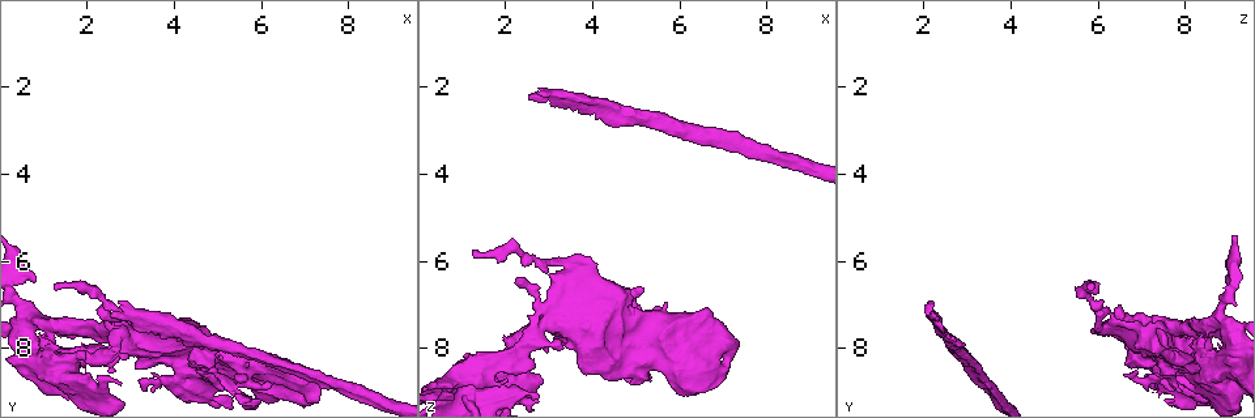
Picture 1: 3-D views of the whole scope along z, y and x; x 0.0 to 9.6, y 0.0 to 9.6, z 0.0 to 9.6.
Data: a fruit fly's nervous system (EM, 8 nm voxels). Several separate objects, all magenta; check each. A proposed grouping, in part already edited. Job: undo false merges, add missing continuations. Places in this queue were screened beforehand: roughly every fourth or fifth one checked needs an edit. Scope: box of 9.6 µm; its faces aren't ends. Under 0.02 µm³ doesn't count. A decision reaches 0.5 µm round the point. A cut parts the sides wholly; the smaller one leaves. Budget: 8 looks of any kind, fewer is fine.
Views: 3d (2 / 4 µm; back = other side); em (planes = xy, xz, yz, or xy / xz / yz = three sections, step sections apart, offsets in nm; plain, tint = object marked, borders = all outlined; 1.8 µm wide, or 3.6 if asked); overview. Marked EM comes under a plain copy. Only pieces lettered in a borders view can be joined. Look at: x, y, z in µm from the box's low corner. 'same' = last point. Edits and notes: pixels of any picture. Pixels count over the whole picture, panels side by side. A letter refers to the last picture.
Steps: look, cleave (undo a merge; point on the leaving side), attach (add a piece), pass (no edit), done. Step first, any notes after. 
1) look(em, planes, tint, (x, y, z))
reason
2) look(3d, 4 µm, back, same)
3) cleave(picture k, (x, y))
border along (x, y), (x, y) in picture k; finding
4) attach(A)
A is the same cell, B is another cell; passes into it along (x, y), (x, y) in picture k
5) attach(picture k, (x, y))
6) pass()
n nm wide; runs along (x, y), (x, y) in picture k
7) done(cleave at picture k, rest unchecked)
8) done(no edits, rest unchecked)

look(em, planes, borders, (4.05, 8.75, 7.65))
sudden change in width

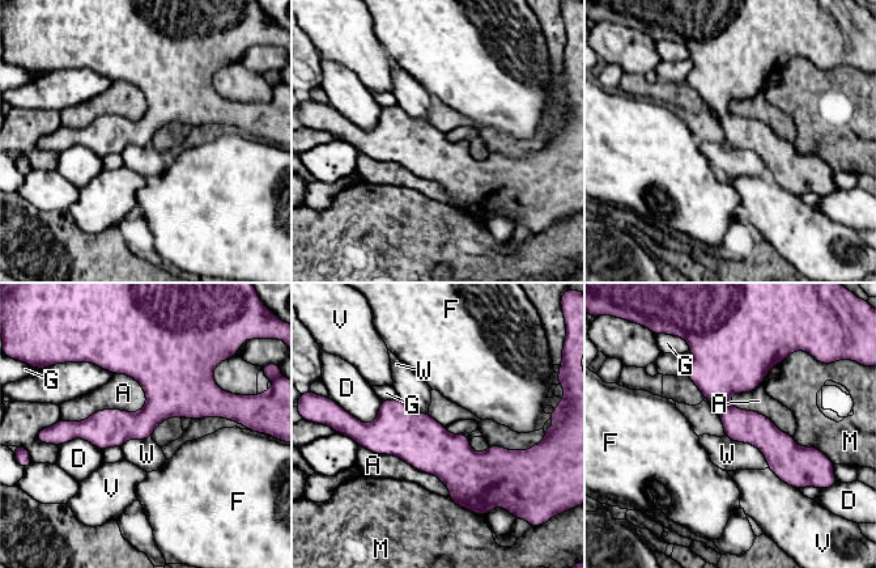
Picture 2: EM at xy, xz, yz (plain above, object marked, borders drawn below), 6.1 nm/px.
pass()
A, D, F, G, M, V and W are other cells; runs along (360, 436), (511, 457) in picture 2; one cell here

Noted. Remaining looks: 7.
look(em, xy, step 8, tint, (1.45, 7.55, 8.55))
abrupt turn

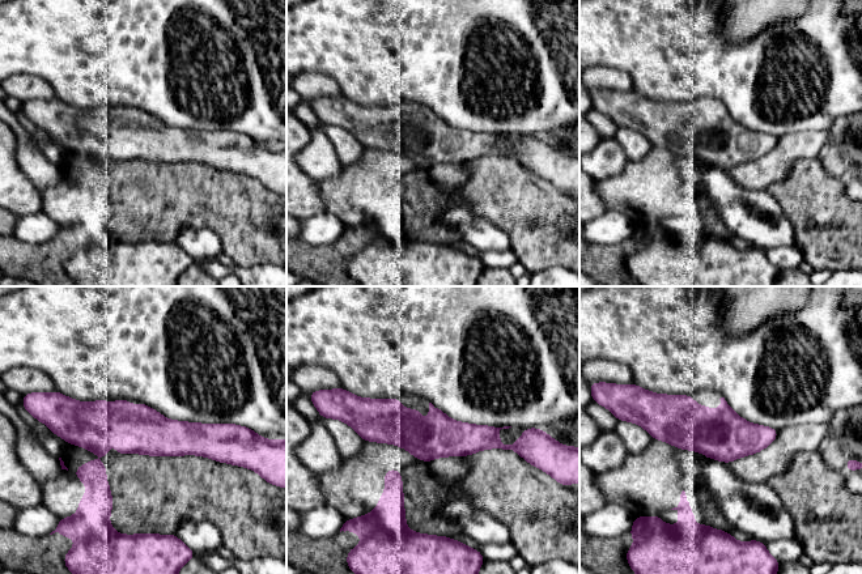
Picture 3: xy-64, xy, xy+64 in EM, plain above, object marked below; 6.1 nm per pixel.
look(em, xy, step 8, borders, same)
what lies round it

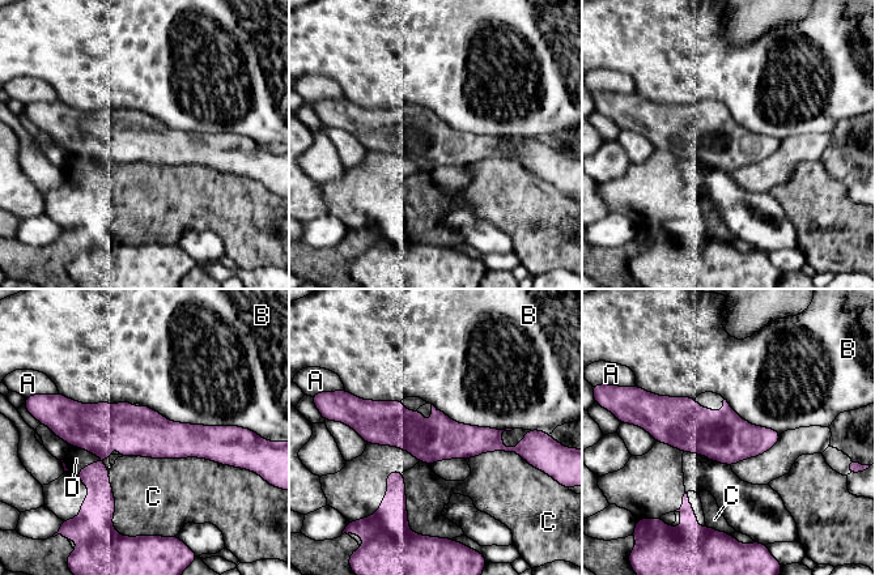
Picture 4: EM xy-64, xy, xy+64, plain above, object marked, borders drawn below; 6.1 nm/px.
pass()
A, B, C and D are other cells; border along (139, 403), (175, 422), (233, 426) in picture 4; continuous, no second cell

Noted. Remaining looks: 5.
look(em, 3.6 µm, xy, step 8, tint, (2.60, 7.25, 2.20))
long arm stops here

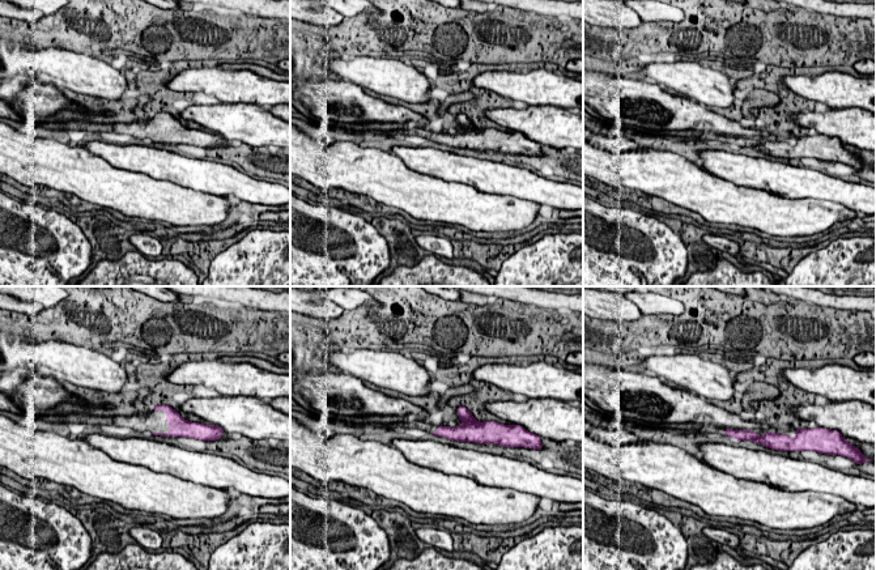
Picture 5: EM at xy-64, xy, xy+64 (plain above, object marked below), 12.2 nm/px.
look(em, 3.6 µm, planes, borders, same)

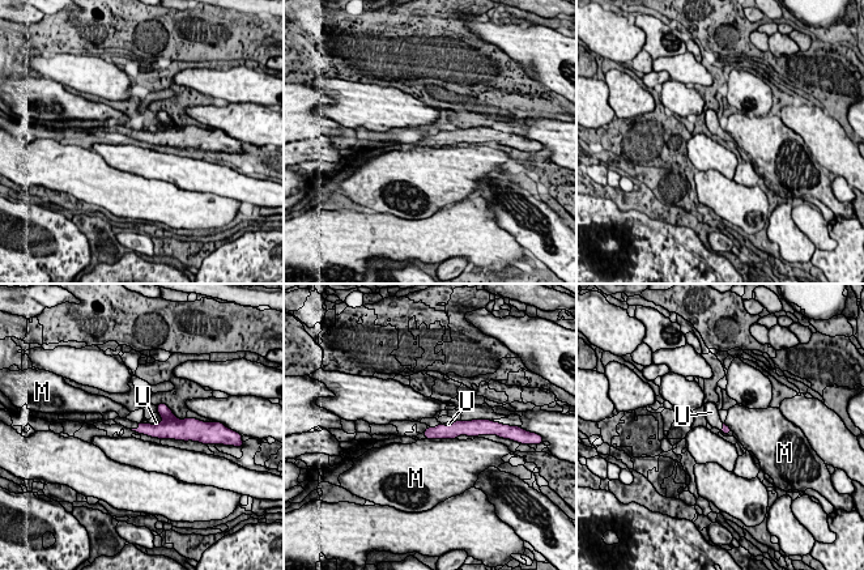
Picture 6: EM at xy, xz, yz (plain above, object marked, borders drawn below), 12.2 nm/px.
attach(U)
100 nm wide; U is the same cell, M is another cell; passes into it along (148, 429), (136, 429), (124, 422) in picture 6; it goes on there

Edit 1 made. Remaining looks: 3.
done(attach at picture 6, rest unchecked)

